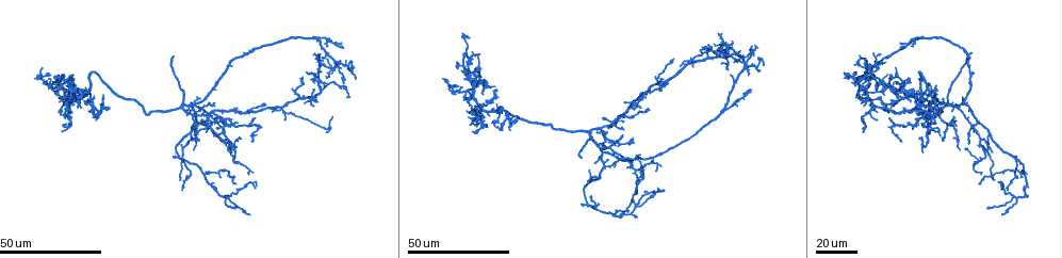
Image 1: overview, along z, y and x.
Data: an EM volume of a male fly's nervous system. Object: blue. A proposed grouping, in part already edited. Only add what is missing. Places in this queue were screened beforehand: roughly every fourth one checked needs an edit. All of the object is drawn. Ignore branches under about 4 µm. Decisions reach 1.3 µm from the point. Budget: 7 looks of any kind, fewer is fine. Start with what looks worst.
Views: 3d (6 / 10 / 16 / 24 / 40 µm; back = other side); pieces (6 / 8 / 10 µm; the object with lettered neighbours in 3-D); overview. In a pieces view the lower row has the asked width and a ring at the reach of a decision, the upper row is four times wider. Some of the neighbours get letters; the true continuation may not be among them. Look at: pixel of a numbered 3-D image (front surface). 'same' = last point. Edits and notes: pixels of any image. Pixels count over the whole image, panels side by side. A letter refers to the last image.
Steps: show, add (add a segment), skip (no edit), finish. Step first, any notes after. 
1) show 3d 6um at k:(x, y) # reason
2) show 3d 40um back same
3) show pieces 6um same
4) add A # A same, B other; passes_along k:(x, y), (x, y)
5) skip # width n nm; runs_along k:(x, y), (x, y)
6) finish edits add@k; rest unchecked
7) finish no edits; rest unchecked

show 3d 40um at 1:(581, 158) # free end

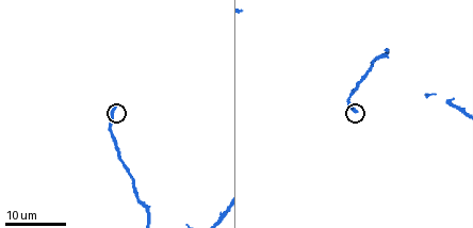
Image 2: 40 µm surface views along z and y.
show pieces 6um at 2:(117, 102)

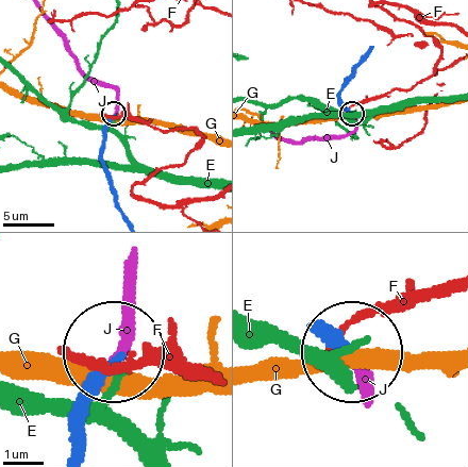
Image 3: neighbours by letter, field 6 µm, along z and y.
add J # width 260 nm; E other, F other, G other, J same; passes_along 3:(82, 447), (89, 386), (127, 335), (127, 274); it goes on there

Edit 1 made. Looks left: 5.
show overview

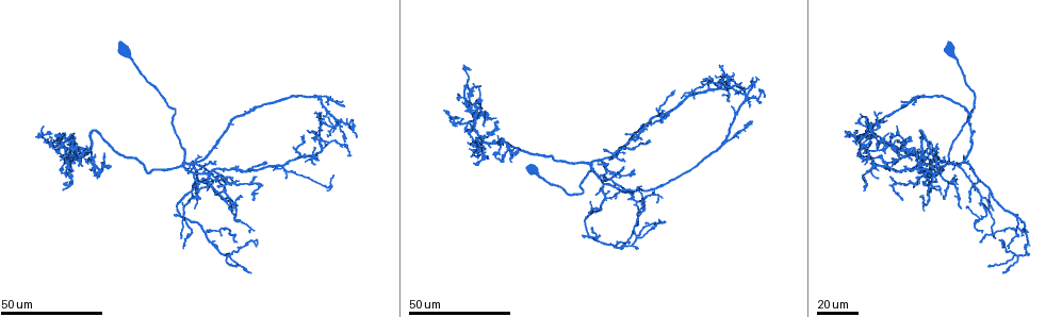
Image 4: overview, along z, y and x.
show 3d 40um at 4:(229, 200) # long arm stops here

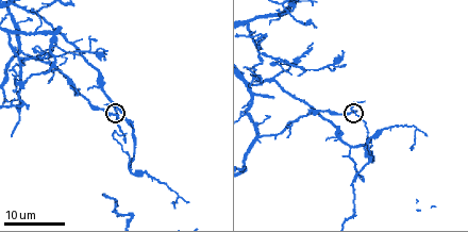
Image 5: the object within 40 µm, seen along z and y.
show 3d 10um at 5:(117, 118)

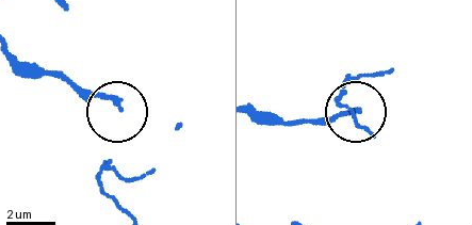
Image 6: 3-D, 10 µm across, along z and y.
show pieces 10um at 6:(116, 105)

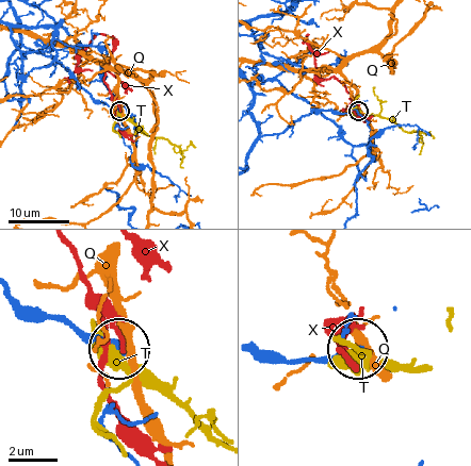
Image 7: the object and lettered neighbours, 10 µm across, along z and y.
skip # Q other, T other, X other; runs_along 7:(20, 302), (69, 319), (115, 345); no lettered segment goes on from it

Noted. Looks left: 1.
finish edits add@3; rest unchecked

